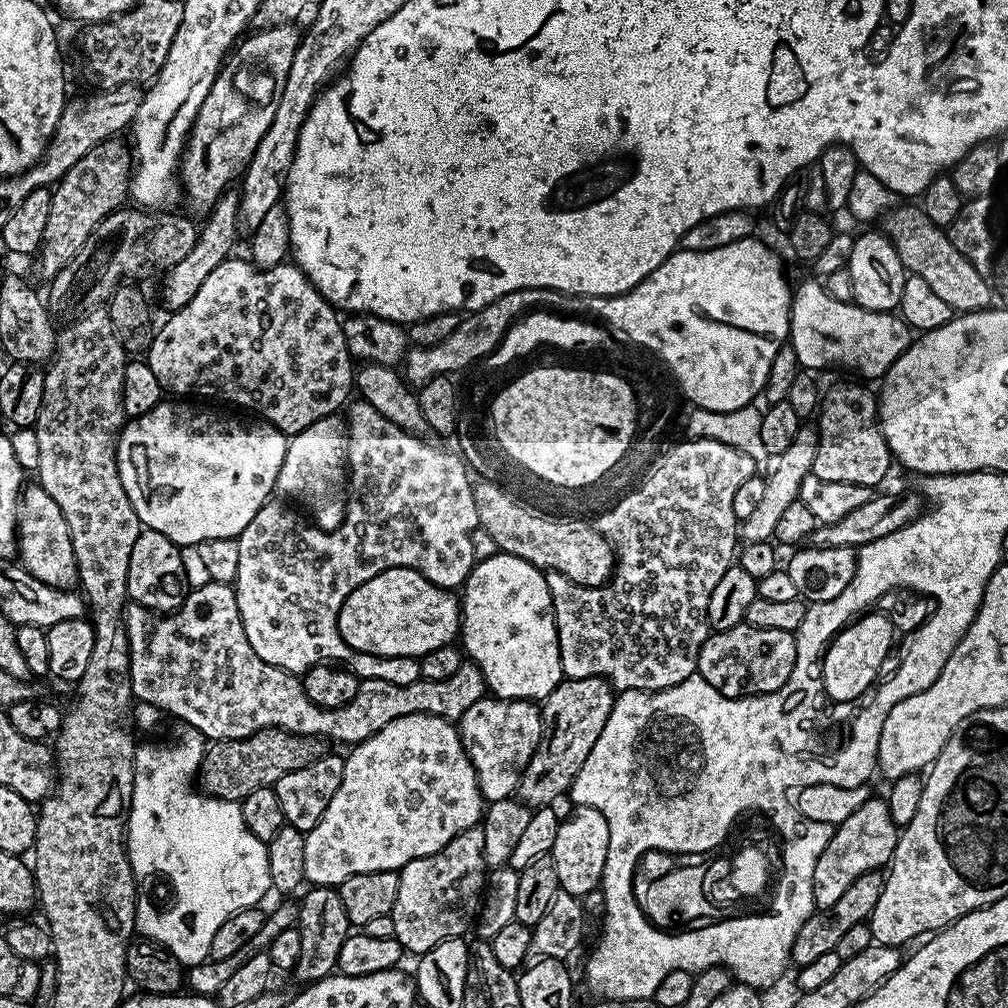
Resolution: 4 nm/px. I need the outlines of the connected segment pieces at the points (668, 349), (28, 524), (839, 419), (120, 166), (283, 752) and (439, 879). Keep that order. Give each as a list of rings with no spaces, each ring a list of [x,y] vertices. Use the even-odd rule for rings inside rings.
[[[749,238],[742,242],[730,242],[730,246],[718,246],[718,250],[702,250],[701,252],[686,252],[677,250],[668,256],[638,286],[634,286],[628,292],[621,296],[586,296],[583,297],[582,304],[588,312],[593,312],[596,316],[601,316],[603,323],[607,325],[612,332],[623,330],[623,332],[632,332],[635,340],[644,340],[652,348],[663,350],[664,356],[669,356],[674,365],[674,371],[680,376],[680,392],[682,396],[697,408],[705,408],[711,412],[729,412],[739,408],[749,407],[753,403],[755,396],[759,397],[764,391],[764,383],[770,374],[770,362],[774,362],[774,354],[785,347],[788,340],[788,327],[792,321],[792,293],[793,289],[788,288],[788,280],[784,277],[784,268],[780,265],[780,260],[757,238]]]
[[[36,482],[25,485],[21,491],[17,516],[17,553],[21,567],[48,586],[71,589],[77,581],[76,559],[73,543],[70,542],[69,526],[66,525],[58,502]]]
[[[836,384],[823,393],[818,405],[817,453],[811,475],[822,478],[822,482],[850,482],[854,486],[875,489],[894,468],[892,451],[886,446],[886,438],[880,429],[880,405],[875,391],[863,388],[860,384]]]
[[[109,138],[95,144],[90,151],[51,189],[50,215],[46,222],[46,234],[40,243],[40,276],[44,282],[50,282],[82,250],[82,242],[111,212],[116,211],[129,199],[130,185],[134,171],[134,156],[129,145],[120,138]]]
[[[263,728],[244,739],[221,740],[211,743],[200,764],[198,782],[205,795],[219,800],[240,803],[254,790],[271,788],[278,778],[290,774],[290,770],[302,770],[318,758],[326,755],[325,741],[319,736],[299,736],[283,732],[281,728]]]
[[[483,827],[462,830],[438,854],[414,858],[399,869],[398,899],[394,901],[392,918],[394,936],[405,953],[429,952],[438,942],[455,940],[473,927],[485,891],[486,865],[482,846],[486,846]]]

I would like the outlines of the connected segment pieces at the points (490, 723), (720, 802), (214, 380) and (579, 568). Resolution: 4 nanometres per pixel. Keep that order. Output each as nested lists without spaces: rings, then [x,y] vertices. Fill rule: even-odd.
[[[485,698],[462,714],[458,731],[485,801],[506,800],[519,789],[522,774],[538,750],[544,733],[544,713],[539,703],[530,700]]]
[[[801,628],[794,635],[796,665],[783,688],[778,690],[730,699],[714,690],[706,678],[697,674],[678,682],[678,686],[662,688],[658,692],[629,688],[617,695],[610,710],[610,718],[606,718],[606,726],[602,726],[602,734],[598,734],[598,742],[594,742],[594,750],[590,750],[586,762],[582,762],[582,770],[578,770],[570,789],[573,805],[594,807],[602,812],[610,834],[602,881],[602,912],[604,917],[608,915],[604,920],[604,937],[584,964],[584,980],[593,992],[593,997],[605,1000],[650,1000],[655,997],[658,985],[662,978],[666,978],[666,974],[674,974],[674,970],[699,974],[717,966],[727,968],[739,983],[765,990],[771,984],[778,983],[780,975],[790,968],[794,938],[798,938],[802,922],[811,920],[817,911],[814,902],[814,866],[818,866],[818,858],[822,858],[822,850],[826,850],[830,842],[833,825],[802,818],[796,820],[796,828],[784,828],[784,836],[772,836],[772,840],[792,840],[792,844],[778,844],[778,852],[784,852],[786,858],[786,874],[780,890],[754,892],[748,898],[748,906],[740,906],[740,902],[734,898],[713,899],[709,903],[708,914],[698,916],[698,926],[663,929],[652,926],[642,916],[644,906],[640,906],[638,896],[629,893],[629,879],[634,866],[648,852],[706,854],[715,851],[729,839],[740,810],[762,802],[762,788],[756,772],[758,756],[761,754],[760,740],[770,734],[788,734],[788,704],[798,697],[798,684],[804,686],[800,696],[808,696],[812,682],[820,678],[820,666],[810,666],[810,662],[826,662],[826,646],[821,637],[820,648],[816,648],[814,638],[809,638]]]
[[[234,259],[215,266],[194,298],[155,329],[146,362],[165,393],[192,398],[188,396],[208,396],[213,388],[222,399],[261,412],[267,423],[291,438],[322,418],[336,416],[349,403],[348,395],[353,395],[354,361],[344,341],[344,326],[337,309],[295,263],[258,268],[251,259]]]
[[[480,480],[472,493],[480,528],[496,543],[499,551],[514,554],[545,573],[562,574],[578,586],[601,588],[612,579],[616,559],[608,552],[607,544],[595,533],[583,528],[583,524],[563,525],[556,518],[549,521],[541,515],[539,508],[521,503],[502,485],[494,484],[491,480]]]

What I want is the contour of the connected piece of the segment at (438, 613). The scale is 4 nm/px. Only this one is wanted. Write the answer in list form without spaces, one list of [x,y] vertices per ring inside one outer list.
[[[391,568],[349,594],[340,611],[338,626],[346,643],[359,652],[419,658],[459,637],[460,600],[455,591],[438,587],[421,572]]]

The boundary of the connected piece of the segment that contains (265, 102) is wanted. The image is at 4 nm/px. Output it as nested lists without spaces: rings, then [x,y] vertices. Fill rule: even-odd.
[[[292,22],[274,24],[271,28],[253,31],[253,36],[245,35],[235,51],[225,59],[214,86],[210,86],[210,94],[206,94],[206,102],[202,102],[202,110],[198,110],[194,118],[178,169],[186,204],[194,211],[204,214],[214,207],[216,200],[229,191],[231,184],[228,183],[232,179],[235,181],[247,168],[254,150],[258,150],[258,142],[262,142],[262,134],[270,130],[270,122],[274,122],[274,114],[278,111],[278,98],[282,98],[282,86],[286,86],[286,74],[290,74],[290,62],[294,62],[294,54],[300,45],[302,32],[296,26]]]

